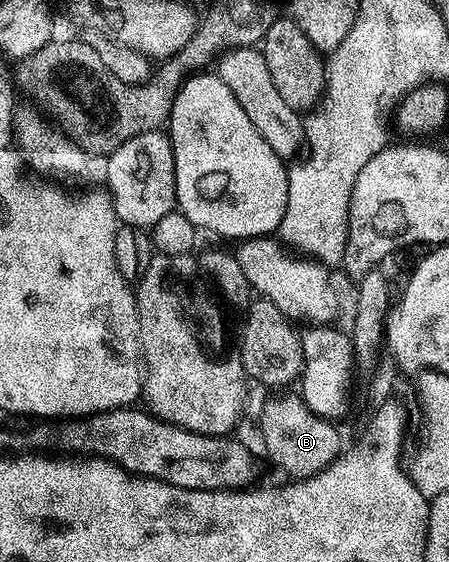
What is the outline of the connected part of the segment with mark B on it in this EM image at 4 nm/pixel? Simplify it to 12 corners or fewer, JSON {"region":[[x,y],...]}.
{"region":[[299,395],[269,396],[260,437],[289,478],[318,475],[342,452],[333,422]]}

